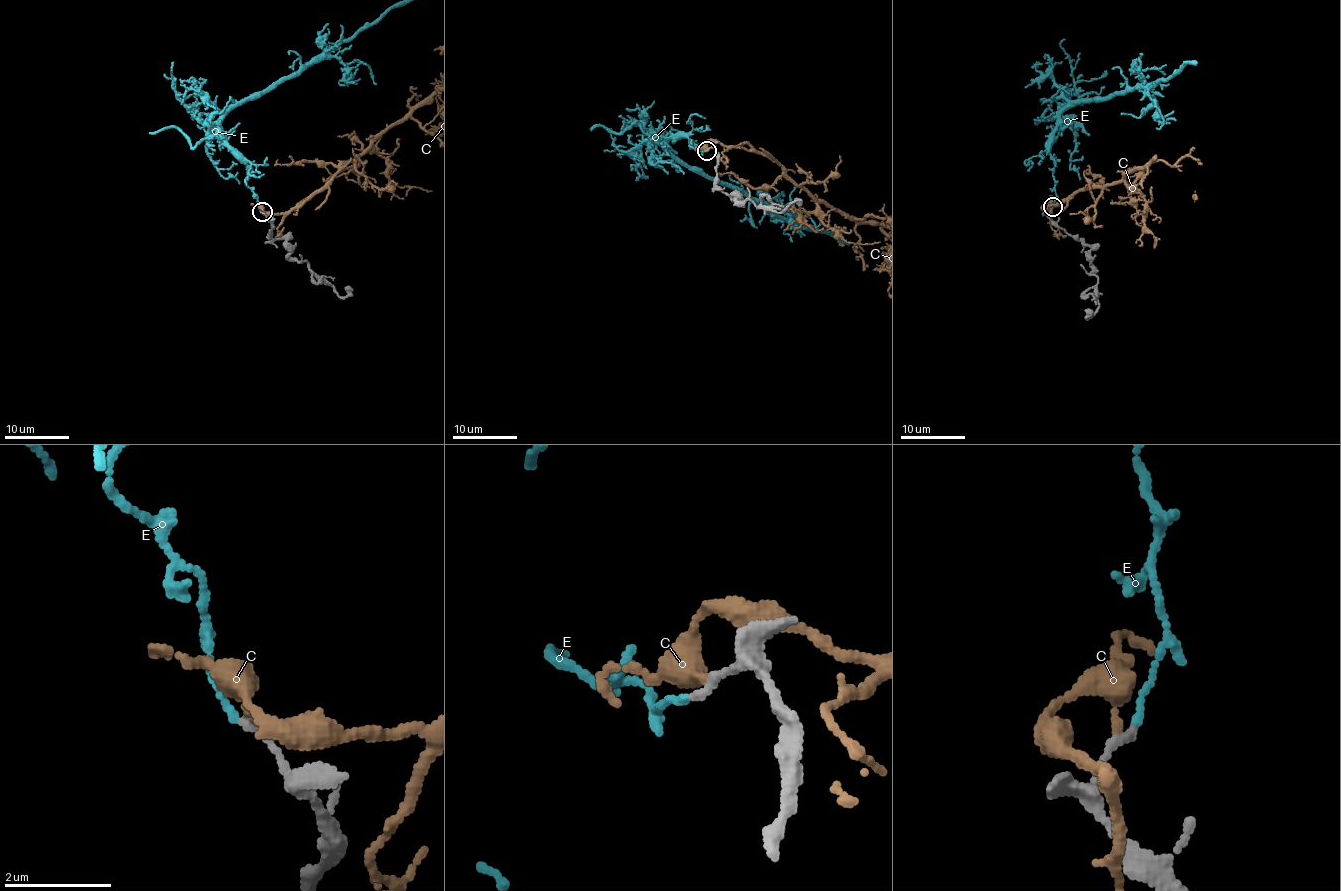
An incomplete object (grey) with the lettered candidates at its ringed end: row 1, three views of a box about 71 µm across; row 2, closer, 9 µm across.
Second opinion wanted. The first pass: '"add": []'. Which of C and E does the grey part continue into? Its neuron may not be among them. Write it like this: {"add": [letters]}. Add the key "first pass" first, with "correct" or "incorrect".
{"first pass": "incorrect", "add": ["E"]}

